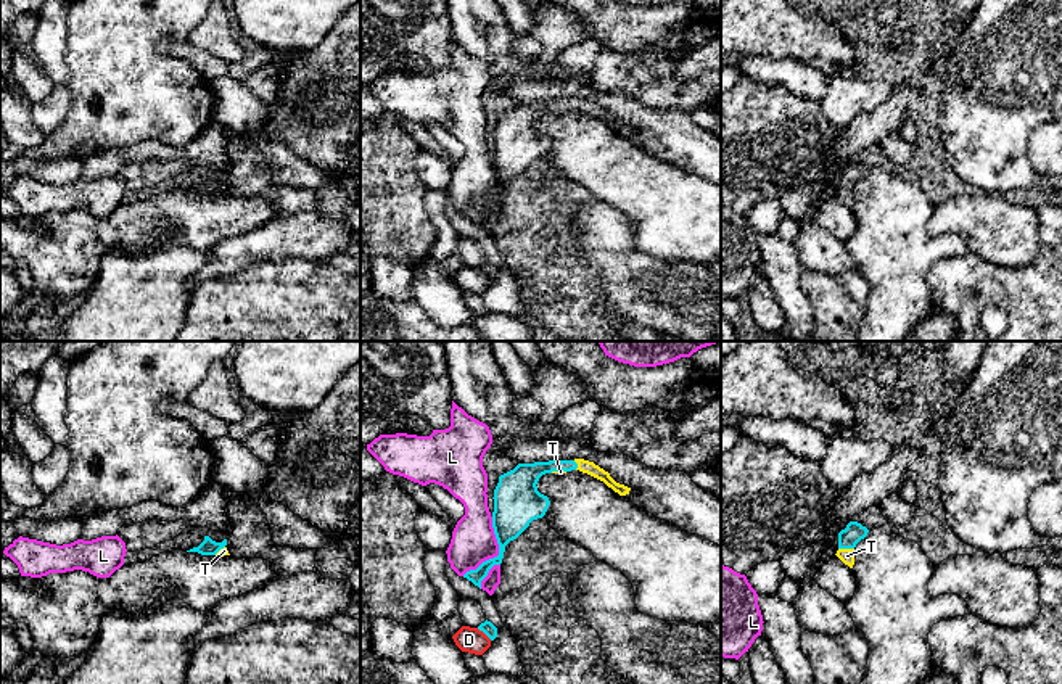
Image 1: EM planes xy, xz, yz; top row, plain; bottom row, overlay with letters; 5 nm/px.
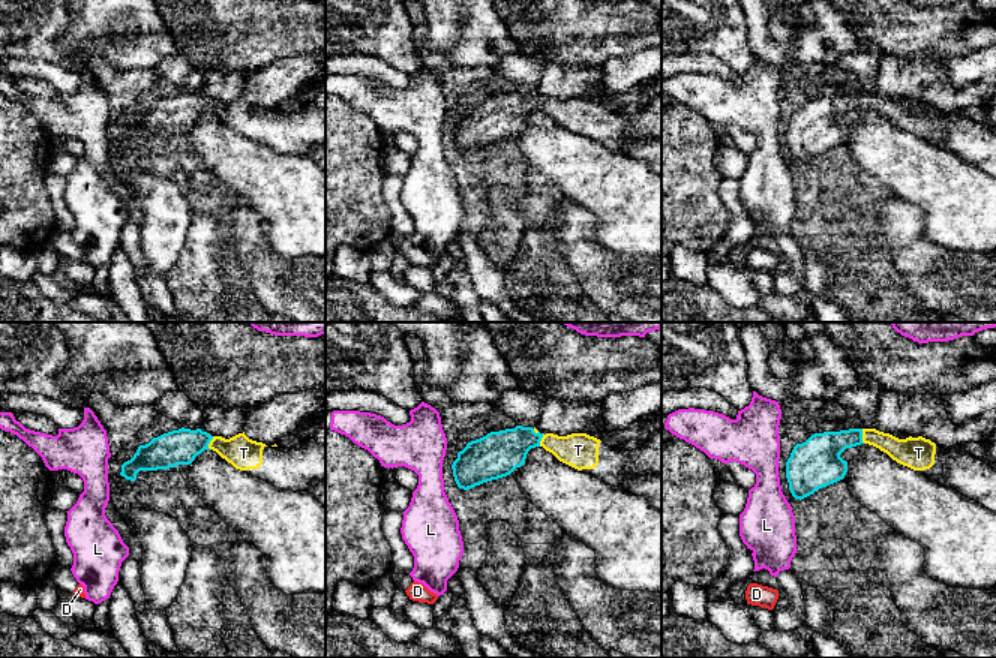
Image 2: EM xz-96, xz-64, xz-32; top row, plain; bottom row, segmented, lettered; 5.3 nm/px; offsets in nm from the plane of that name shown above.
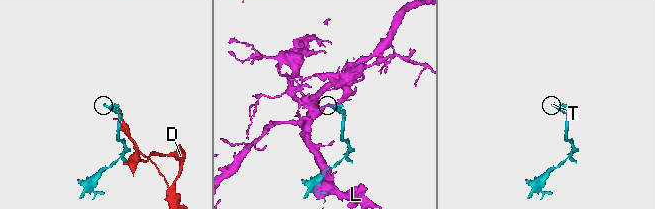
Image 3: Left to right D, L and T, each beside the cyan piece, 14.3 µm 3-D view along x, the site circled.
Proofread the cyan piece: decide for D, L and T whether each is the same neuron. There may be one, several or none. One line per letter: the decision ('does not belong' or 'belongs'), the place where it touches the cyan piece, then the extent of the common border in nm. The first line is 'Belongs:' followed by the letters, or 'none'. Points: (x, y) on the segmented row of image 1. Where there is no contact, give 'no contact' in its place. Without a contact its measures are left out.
Belongs: T
D: does not belong; meets cyan in xz at (485, 633); contact 100 nm long
L: does not belong; meets cyan in xz at (499, 554); contact 340 nm long
T: belongs; meets cyan in yz at (847, 548); contact 80 nm long

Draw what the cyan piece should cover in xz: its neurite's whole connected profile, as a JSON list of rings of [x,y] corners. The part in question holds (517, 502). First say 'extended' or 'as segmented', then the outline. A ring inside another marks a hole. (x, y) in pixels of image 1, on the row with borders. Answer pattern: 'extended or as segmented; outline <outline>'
extended; outline [[[584,459],[549,460],[534,464],[518,464],[513,470],[499,476],[494,489],[492,528],[499,544],[499,555],[483,562],[476,570],[463,575],[481,589],[481,581],[494,565],[500,565],[505,546],[517,539],[533,520],[542,518],[549,509],[549,497],[537,491],[537,481],[545,473],[566,473],[579,470],[587,473],[620,496],[629,494],[631,488],[616,483],[608,472]]]

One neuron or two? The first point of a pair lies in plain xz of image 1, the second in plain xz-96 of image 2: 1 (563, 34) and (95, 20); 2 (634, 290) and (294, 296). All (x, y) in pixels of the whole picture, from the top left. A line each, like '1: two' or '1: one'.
1: one
2: one

